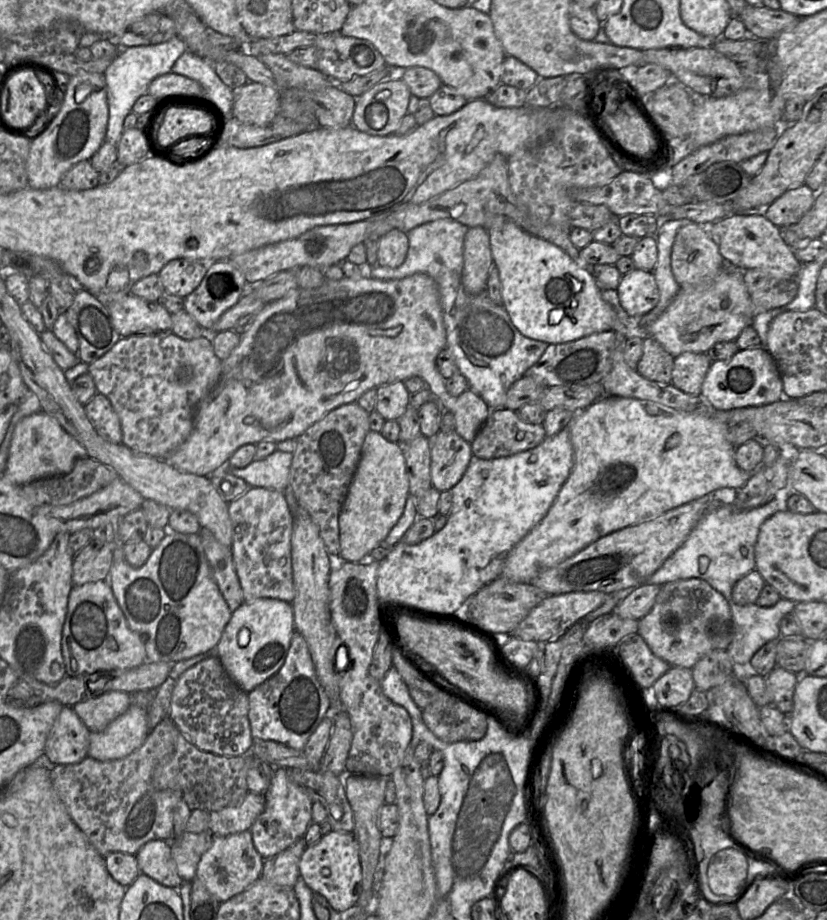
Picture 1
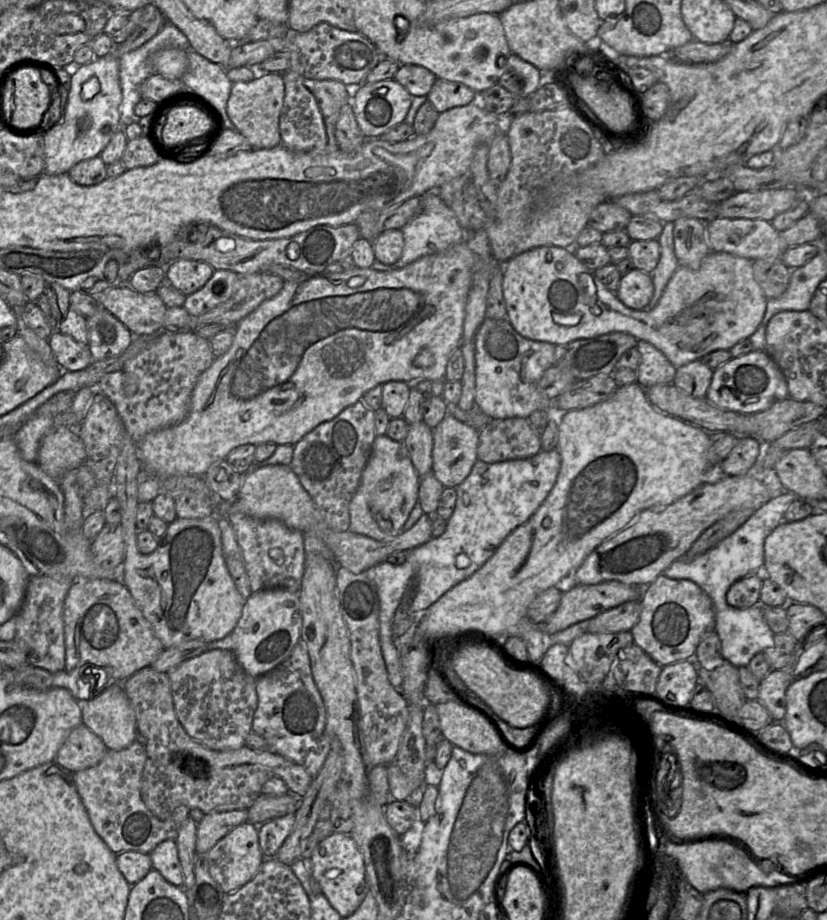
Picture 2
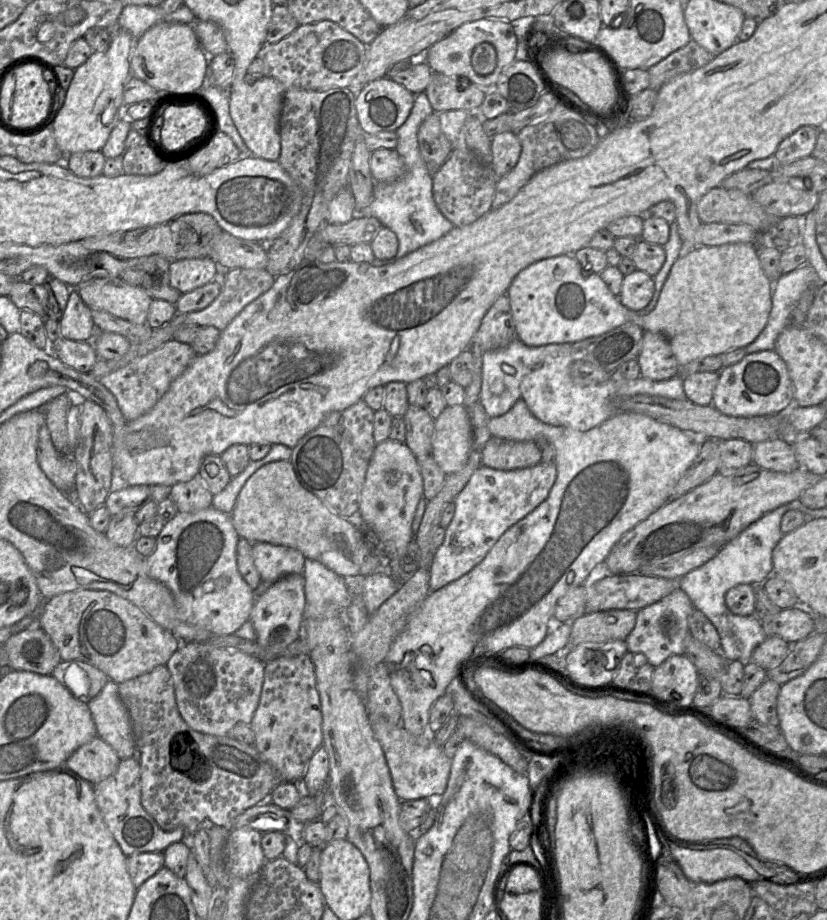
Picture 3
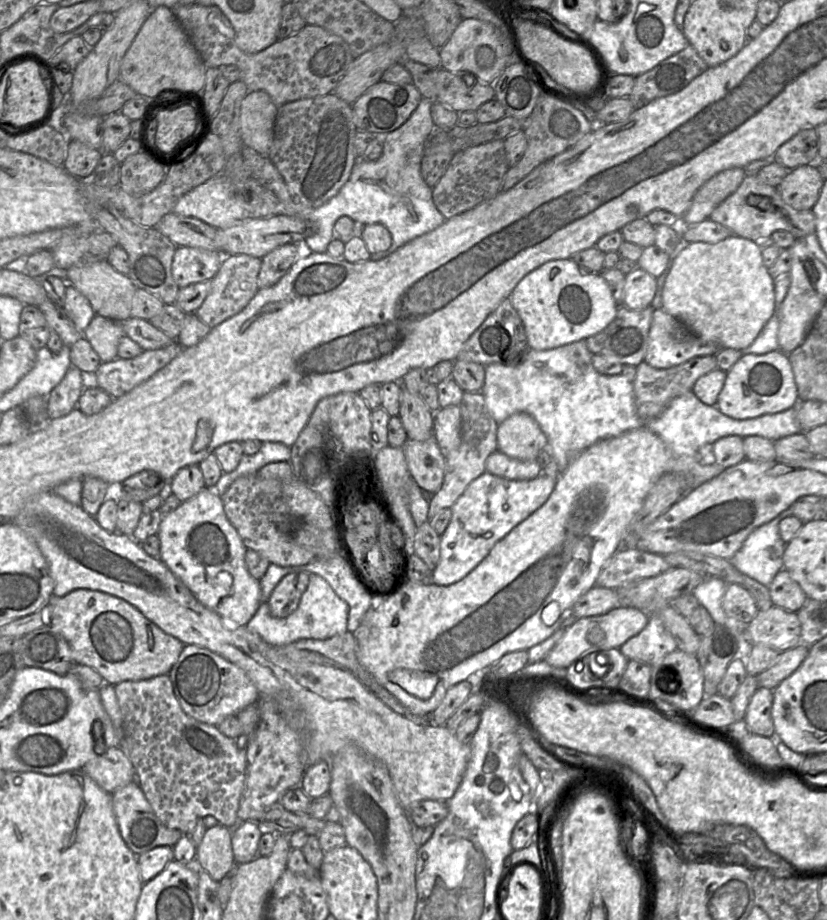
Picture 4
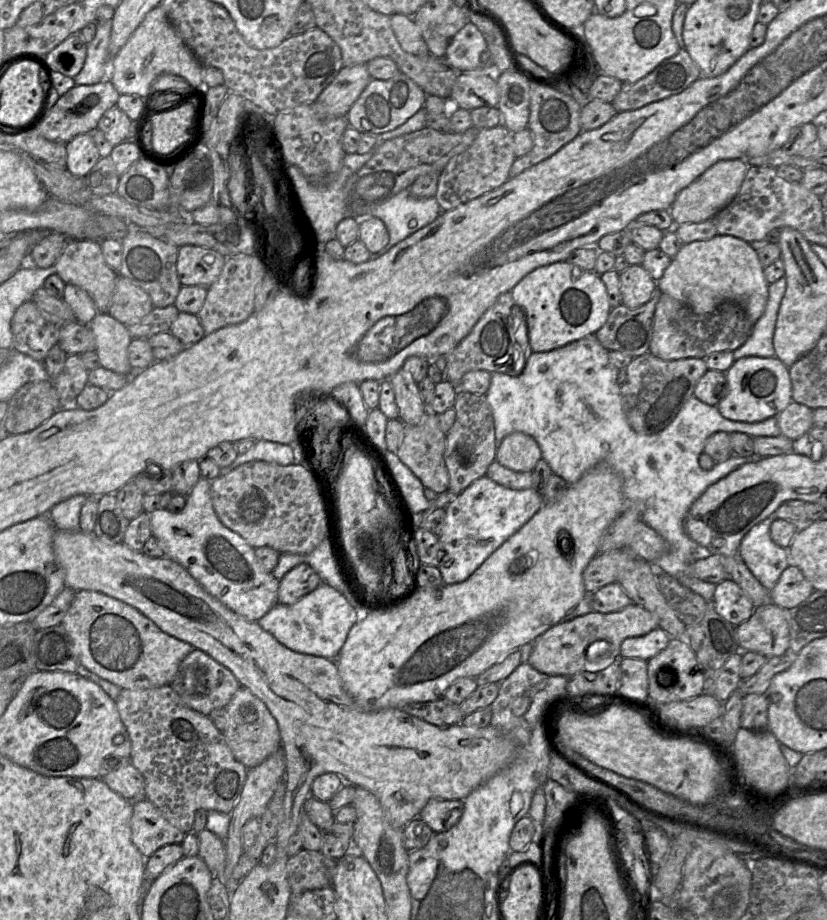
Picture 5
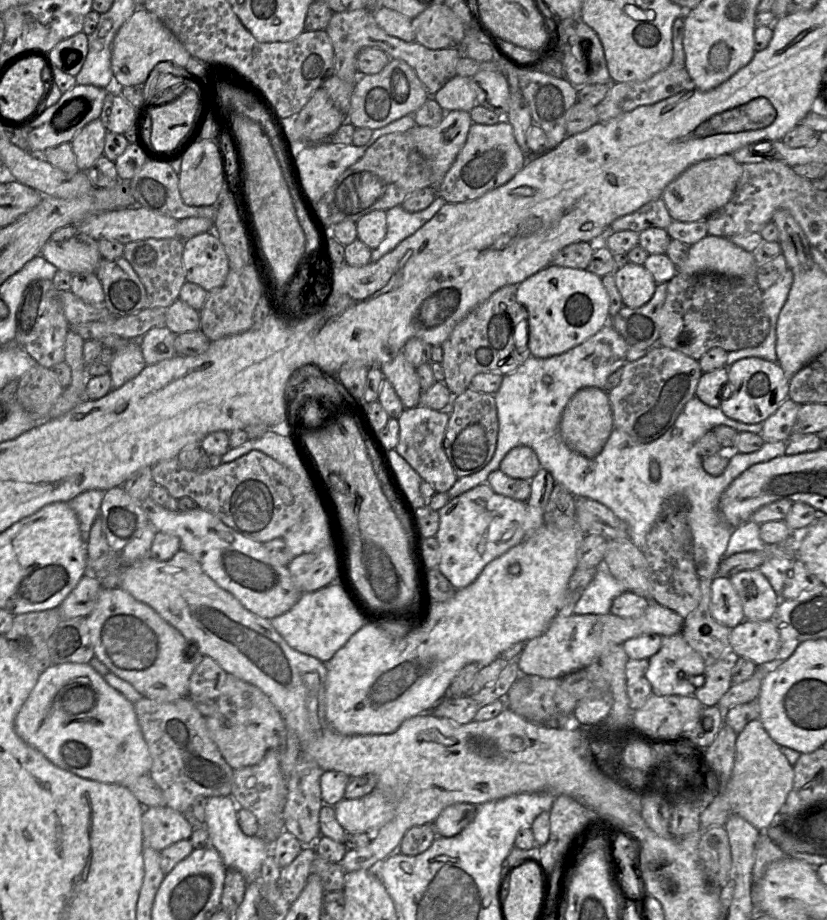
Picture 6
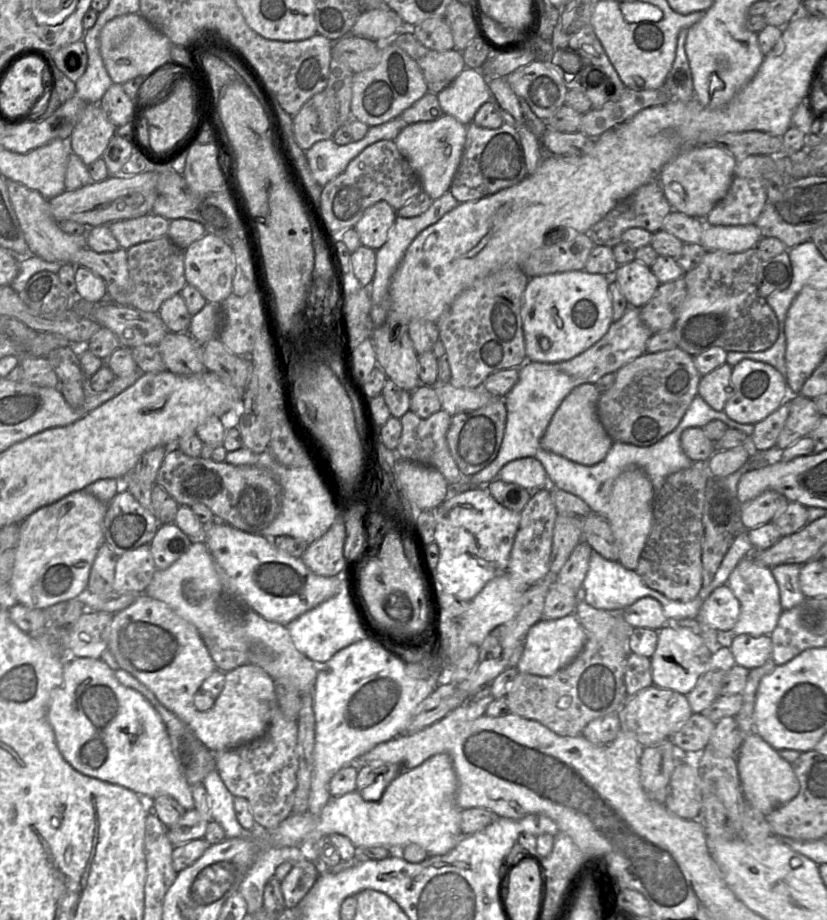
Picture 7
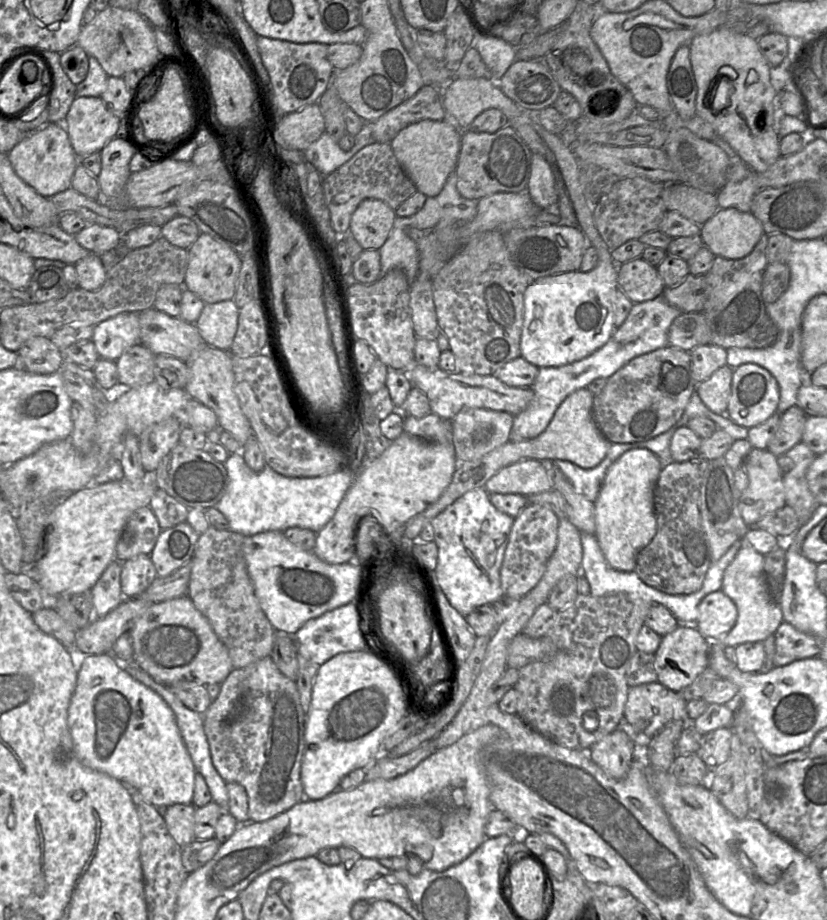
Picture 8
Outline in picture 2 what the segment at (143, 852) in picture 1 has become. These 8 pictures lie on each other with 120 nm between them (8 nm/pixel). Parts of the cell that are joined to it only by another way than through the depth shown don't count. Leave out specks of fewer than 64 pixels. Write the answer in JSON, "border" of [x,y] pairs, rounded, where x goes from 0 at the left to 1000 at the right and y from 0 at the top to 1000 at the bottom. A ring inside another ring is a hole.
{"border":[[[212,913],[192,916],[180,929],[184,945],[191,947],[202,959],[210,963],[221,963],[221,949]]]}

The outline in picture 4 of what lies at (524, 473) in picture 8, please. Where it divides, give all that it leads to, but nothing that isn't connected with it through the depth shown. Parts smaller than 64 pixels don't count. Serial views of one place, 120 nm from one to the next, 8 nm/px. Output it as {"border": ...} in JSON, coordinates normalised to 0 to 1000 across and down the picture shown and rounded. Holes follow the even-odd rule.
{"border":[[[625,448],[601,462],[601,489],[611,495],[640,501],[649,499],[651,492],[661,486],[661,476],[647,455]]]}

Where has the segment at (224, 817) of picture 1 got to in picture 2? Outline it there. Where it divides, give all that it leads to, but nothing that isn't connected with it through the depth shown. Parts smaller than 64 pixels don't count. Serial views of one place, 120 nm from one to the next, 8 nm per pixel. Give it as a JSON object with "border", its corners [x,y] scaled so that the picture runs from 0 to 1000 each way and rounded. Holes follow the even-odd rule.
{"border":[[[352,862],[341,865],[316,863],[299,879],[300,893],[306,897],[316,897],[326,890],[358,884],[363,868]]]}

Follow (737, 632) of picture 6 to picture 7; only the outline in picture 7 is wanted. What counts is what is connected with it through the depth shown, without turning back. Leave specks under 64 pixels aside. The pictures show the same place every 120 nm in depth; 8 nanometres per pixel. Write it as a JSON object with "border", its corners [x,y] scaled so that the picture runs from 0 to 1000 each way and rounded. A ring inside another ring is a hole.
{"border":[[[896,689],[886,692],[880,702],[890,722],[904,728],[919,725],[933,715],[935,699],[931,690],[912,692]]]}

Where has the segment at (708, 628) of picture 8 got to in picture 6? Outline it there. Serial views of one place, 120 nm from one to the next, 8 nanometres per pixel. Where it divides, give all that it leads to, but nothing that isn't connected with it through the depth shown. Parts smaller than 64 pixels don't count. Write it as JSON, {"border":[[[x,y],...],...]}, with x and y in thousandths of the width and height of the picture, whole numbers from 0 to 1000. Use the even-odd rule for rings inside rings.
{"border":[[[880,627],[861,630],[860,667],[873,679],[886,684],[901,674],[897,653]]]}

